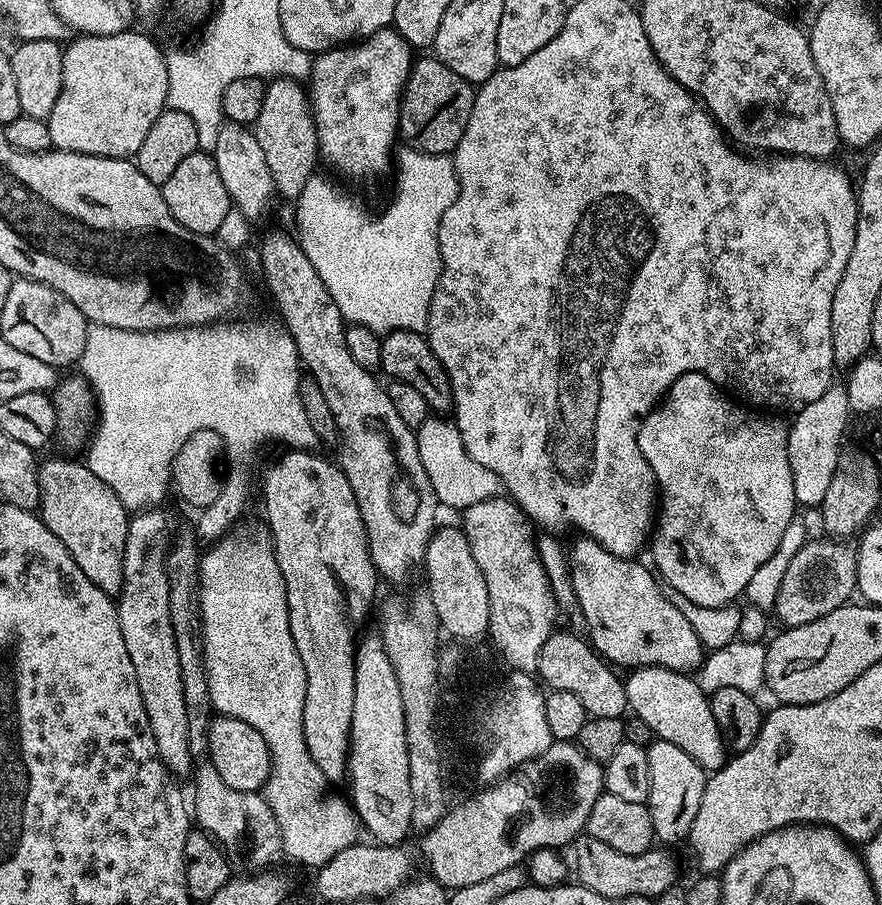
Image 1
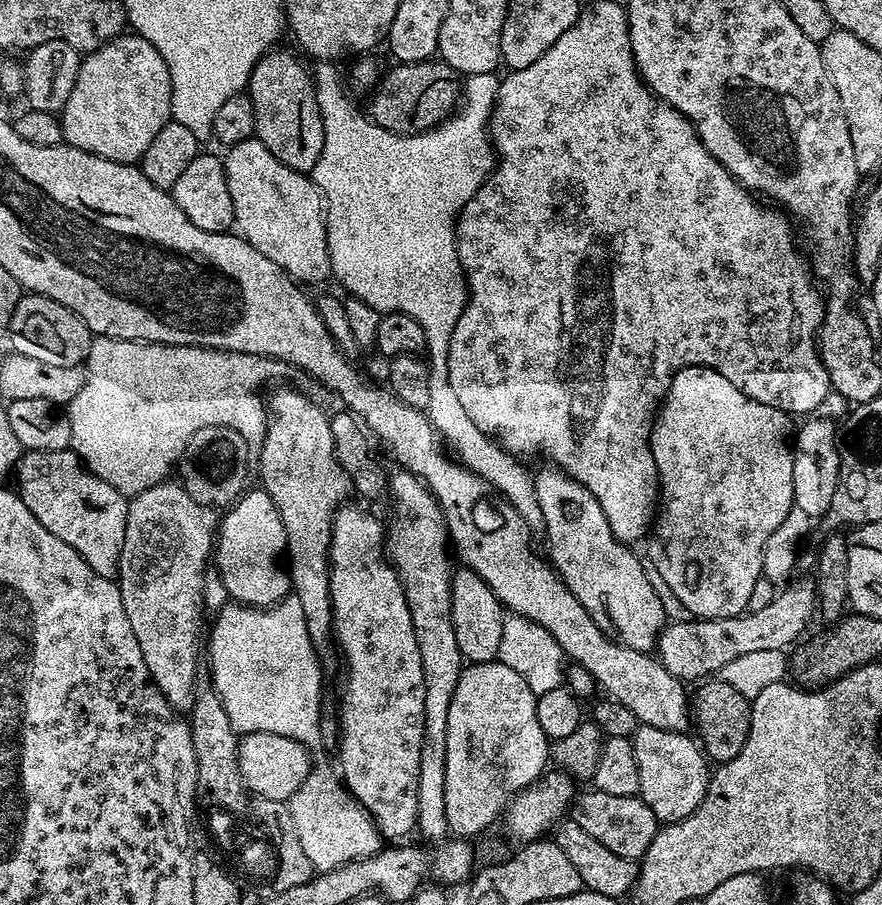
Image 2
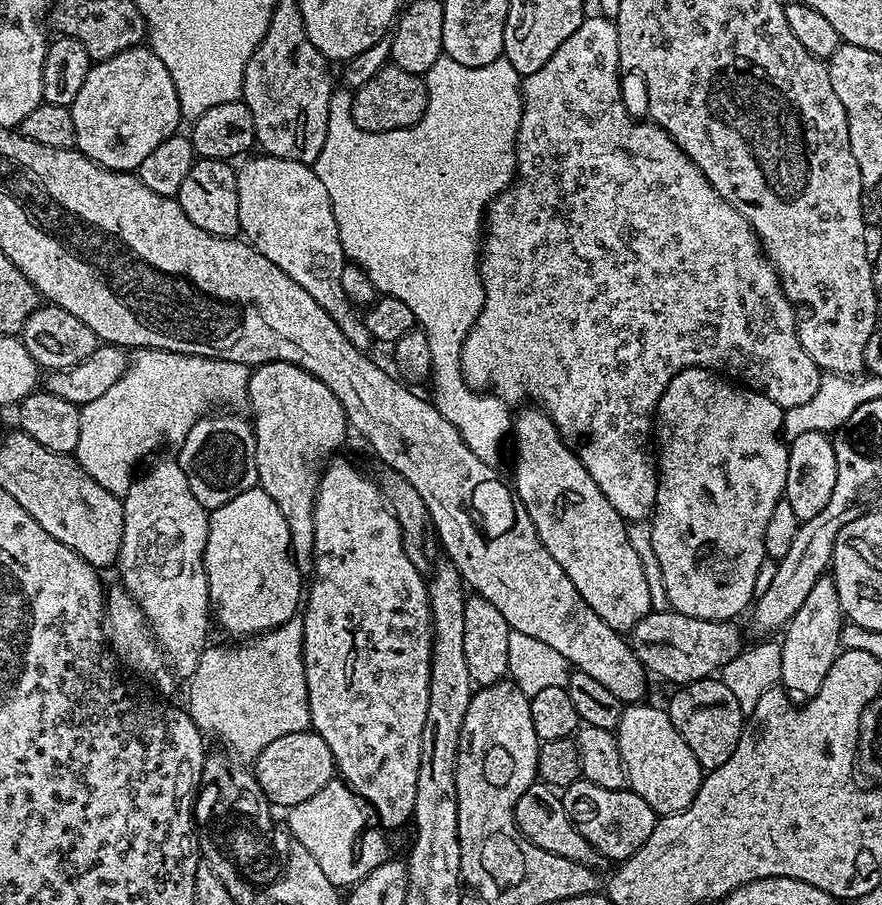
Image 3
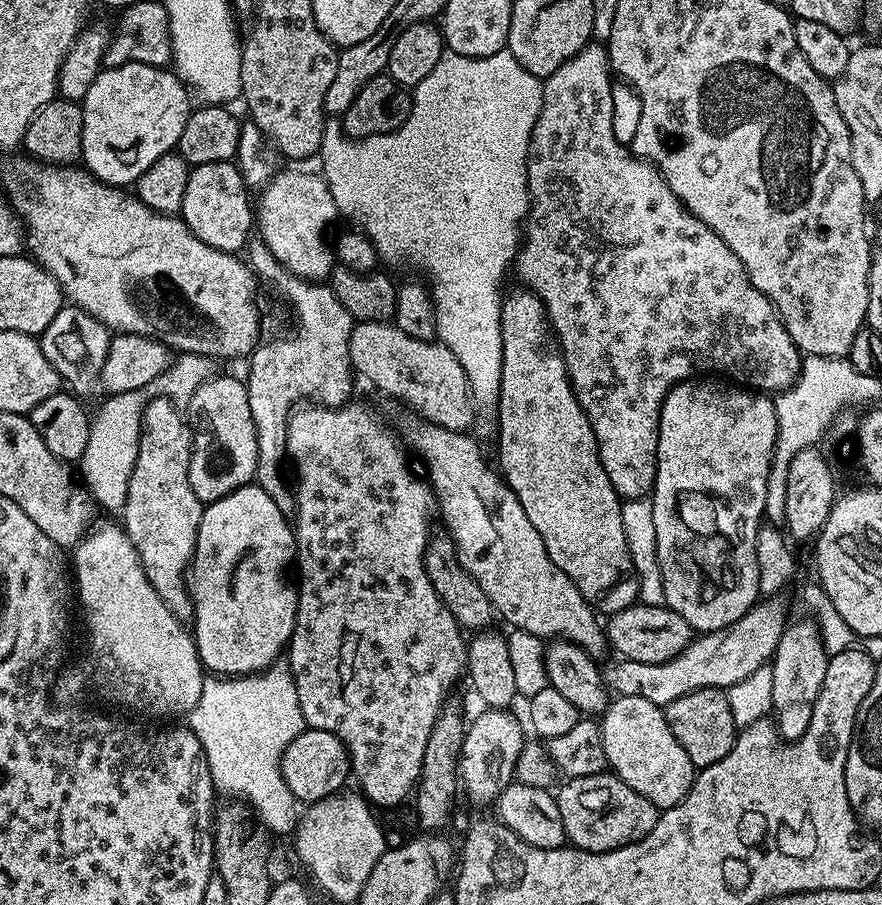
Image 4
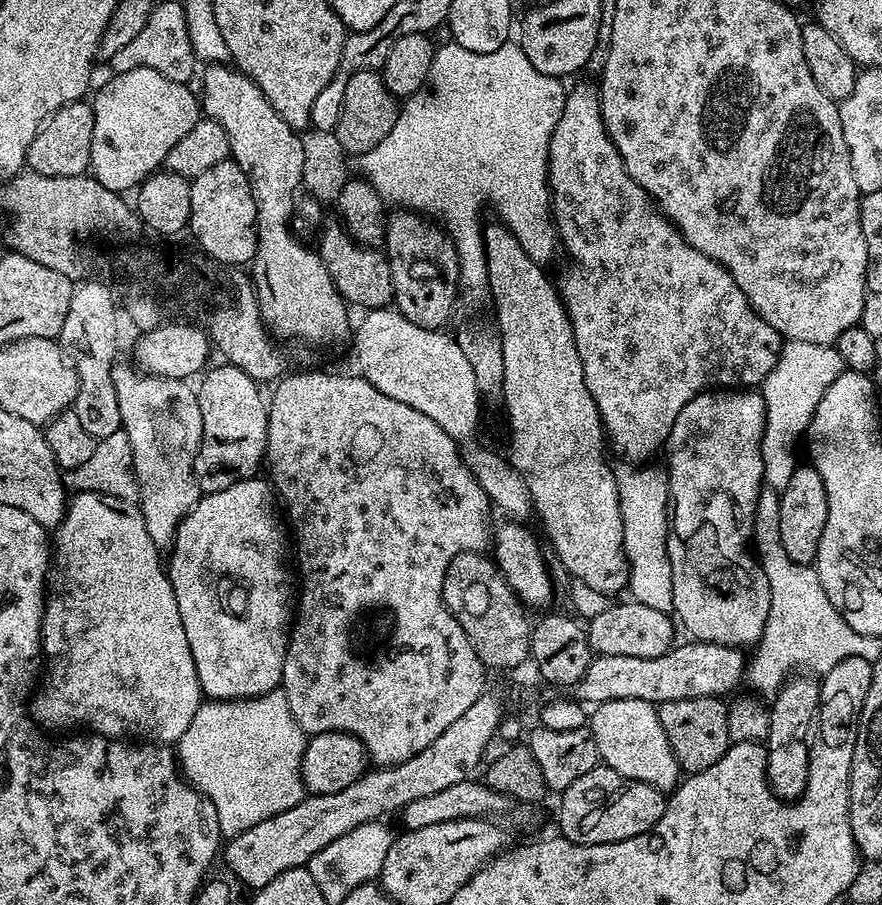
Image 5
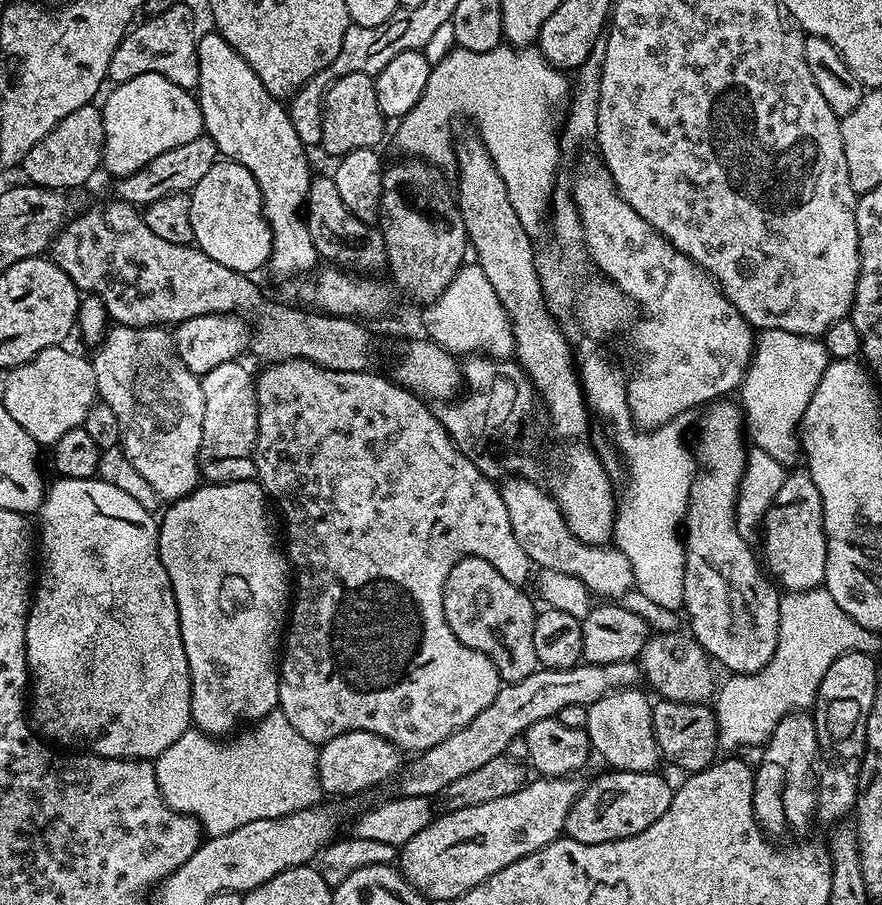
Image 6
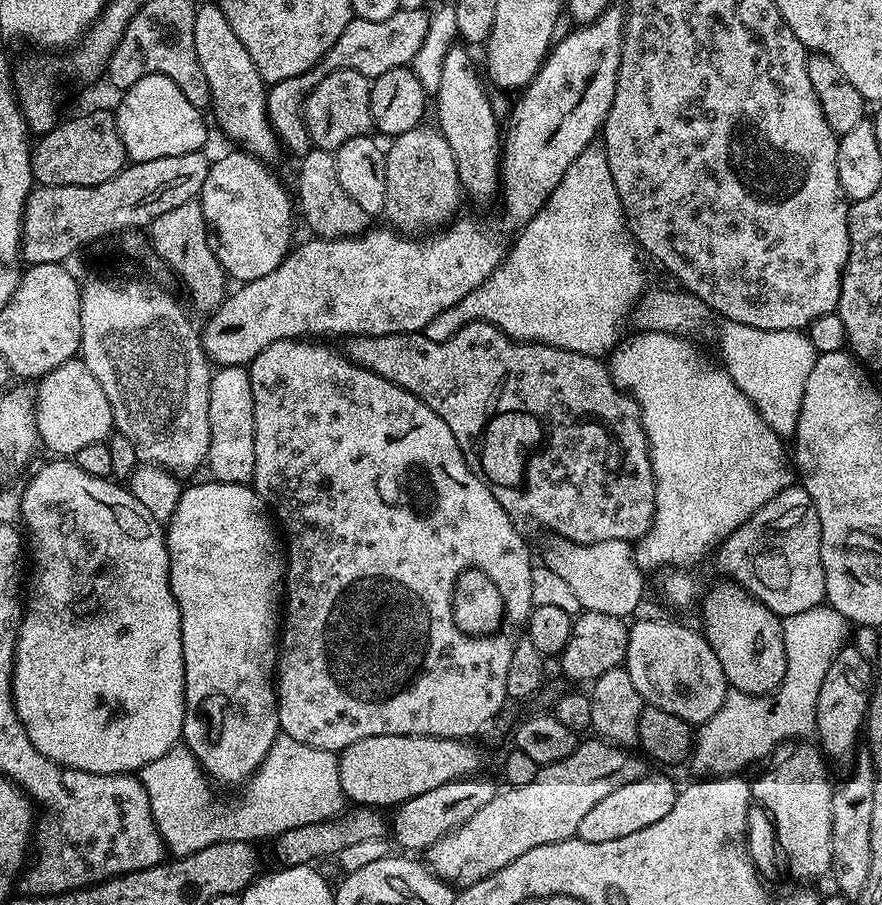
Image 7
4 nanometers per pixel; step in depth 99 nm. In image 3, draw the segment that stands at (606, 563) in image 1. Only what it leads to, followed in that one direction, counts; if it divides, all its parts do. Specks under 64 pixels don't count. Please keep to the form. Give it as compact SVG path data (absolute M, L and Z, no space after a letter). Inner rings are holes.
M524 407L514 416L516 497L526 506L526 514L530 514L542 546L566 570L566 578L574 582L574 590L582 594L586 606L606 626L621 634L631 633L633 626L653 611L653 606L650 586L646 586L646 570L642 570L638 553L630 546L628 524L606 502L606 494L598 490L598 482L590 478L579 455L568 449L571 447L552 419L539 407Z

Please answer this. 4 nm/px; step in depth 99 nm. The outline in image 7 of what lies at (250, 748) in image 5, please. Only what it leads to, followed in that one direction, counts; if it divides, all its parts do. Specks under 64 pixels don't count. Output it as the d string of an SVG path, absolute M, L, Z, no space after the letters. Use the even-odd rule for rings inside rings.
M281 734L256 773L243 785L244 793L229 804L212 797L213 785L186 746L171 748L162 758L140 769L138 775L150 798L152 817L165 849L179 858L223 840L261 842L267 836L275 838L295 827L339 817L346 804L338 778L339 765L337 753L306 746L306 742Z

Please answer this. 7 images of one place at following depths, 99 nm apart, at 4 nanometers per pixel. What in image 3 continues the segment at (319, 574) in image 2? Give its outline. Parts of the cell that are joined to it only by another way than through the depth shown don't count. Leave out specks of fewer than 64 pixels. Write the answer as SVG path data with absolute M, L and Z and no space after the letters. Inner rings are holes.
M275 360L269 364L257 364L251 369L246 404L252 407L250 423L256 439L258 486L278 502L278 510L282 510L282 518L286 518L292 558L297 568L301 573L311 573L314 544L312 507L316 501L316 487L320 485L322 465L337 451L335 448L343 442L344 435L350 432L342 402L338 402L334 390L318 382L314 374L290 362Z

